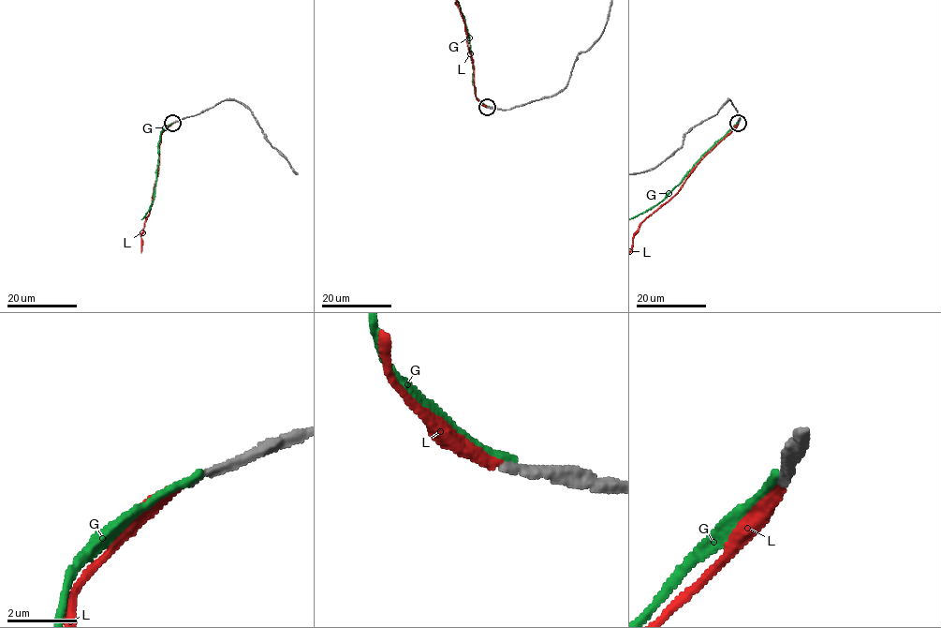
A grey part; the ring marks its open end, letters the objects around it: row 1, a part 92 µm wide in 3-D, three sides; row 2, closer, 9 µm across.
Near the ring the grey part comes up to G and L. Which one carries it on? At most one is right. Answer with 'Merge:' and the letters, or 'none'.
Merge: L

